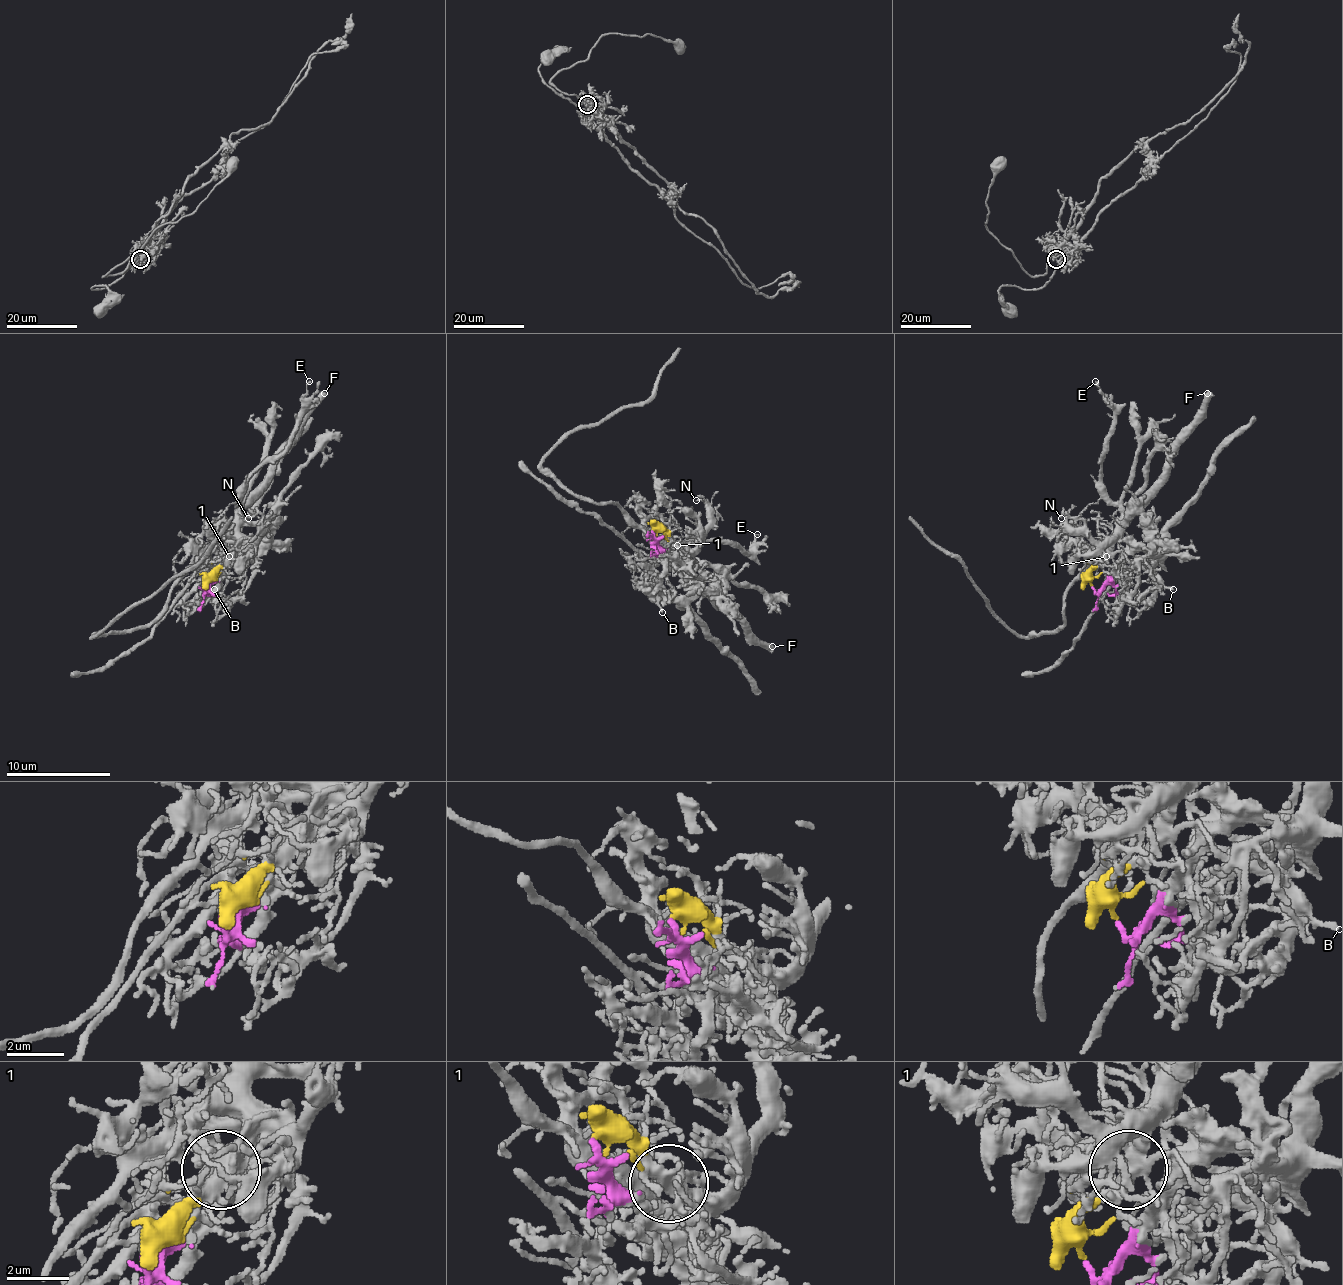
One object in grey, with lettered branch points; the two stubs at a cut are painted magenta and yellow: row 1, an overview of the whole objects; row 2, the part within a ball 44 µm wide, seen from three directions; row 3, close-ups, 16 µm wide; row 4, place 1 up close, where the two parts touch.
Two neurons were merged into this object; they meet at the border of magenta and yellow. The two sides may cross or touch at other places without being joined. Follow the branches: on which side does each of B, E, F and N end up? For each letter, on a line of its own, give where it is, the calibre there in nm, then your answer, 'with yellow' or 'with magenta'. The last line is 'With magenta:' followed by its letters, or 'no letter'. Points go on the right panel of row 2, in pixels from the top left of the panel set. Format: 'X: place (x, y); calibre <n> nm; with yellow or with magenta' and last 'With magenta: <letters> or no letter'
B: place (1173, 589); calibre 170 nm; with magenta
E: place (1095, 381); calibre 110 nm; with yellow
F: place (1207, 393); calibre 500 nm; with yellow
N: place (1061, 518); calibre 90 nm; with yellow
With magenta: B

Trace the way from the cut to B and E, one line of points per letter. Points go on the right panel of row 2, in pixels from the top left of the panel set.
B: (1093, 587), (1122, 587), (1130, 579), (1135, 585), (1161, 582), (1174, 590)
E: (1093, 585), (1091, 572), (1114, 543), (1119, 517), (1101, 481), (1104, 447), (1114, 413), (1096, 382)

